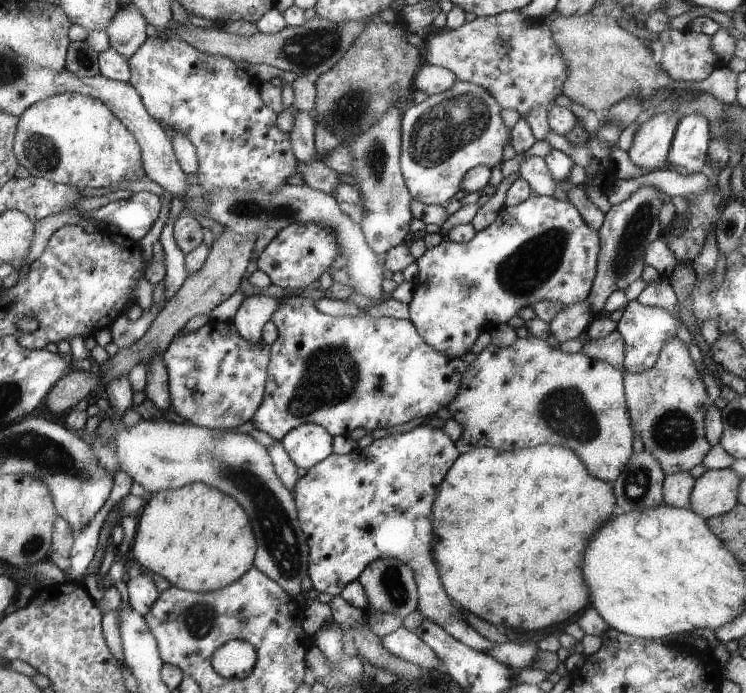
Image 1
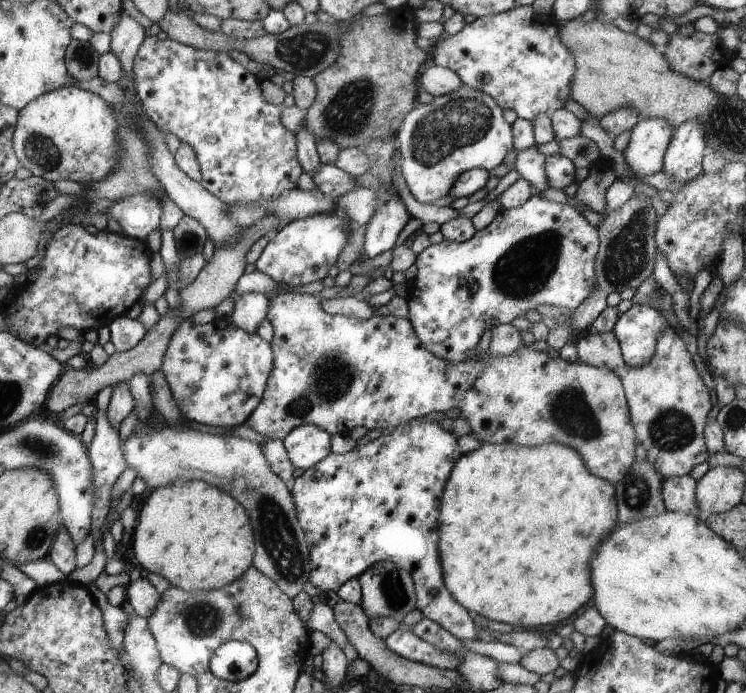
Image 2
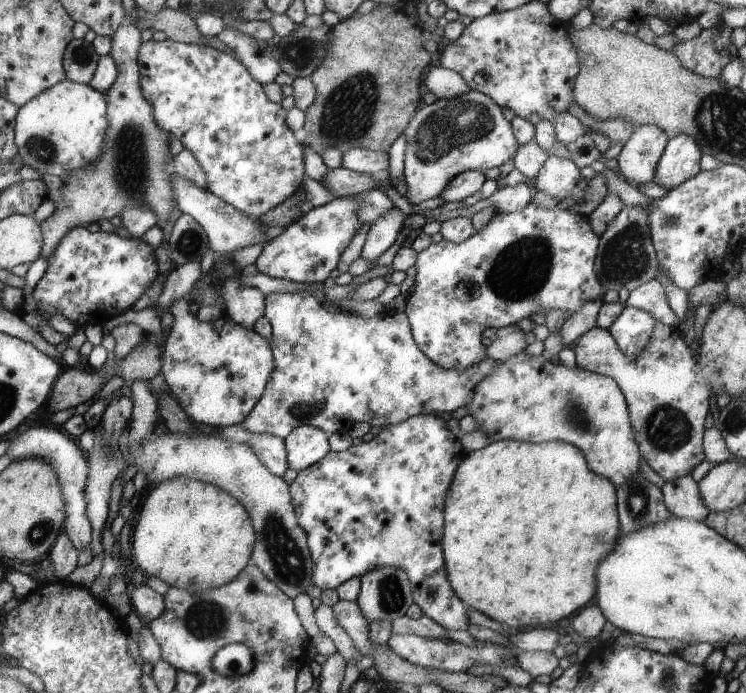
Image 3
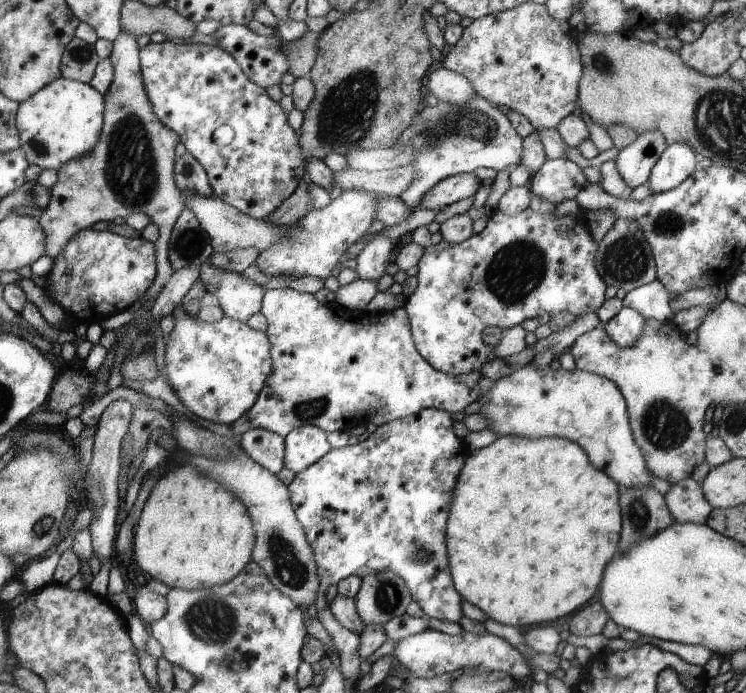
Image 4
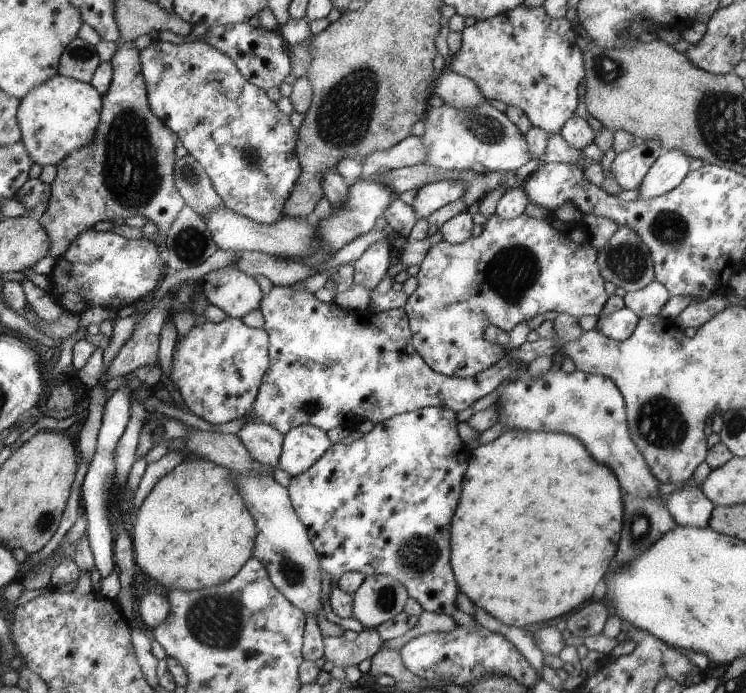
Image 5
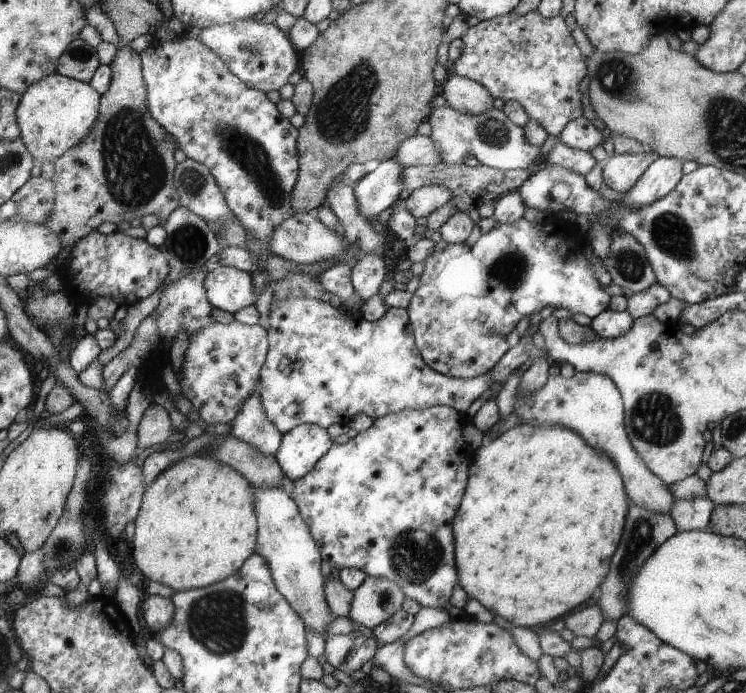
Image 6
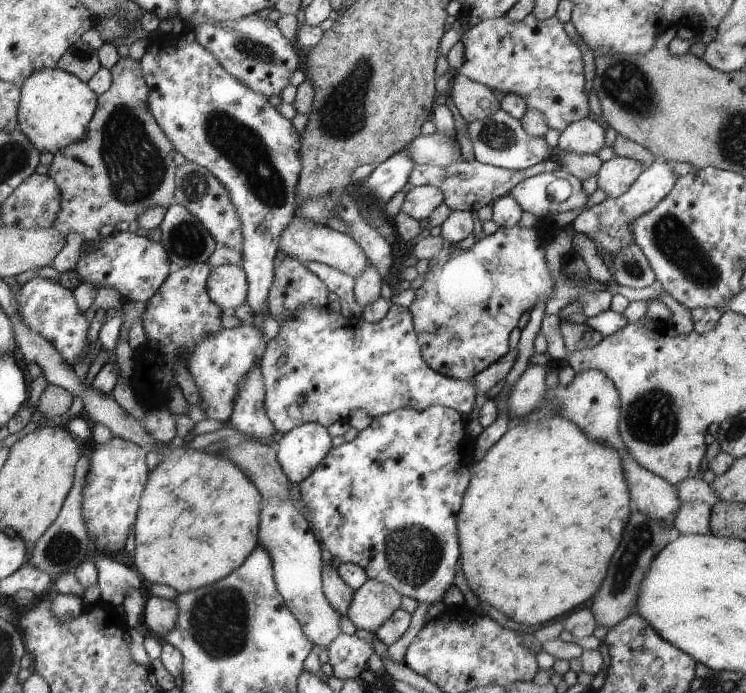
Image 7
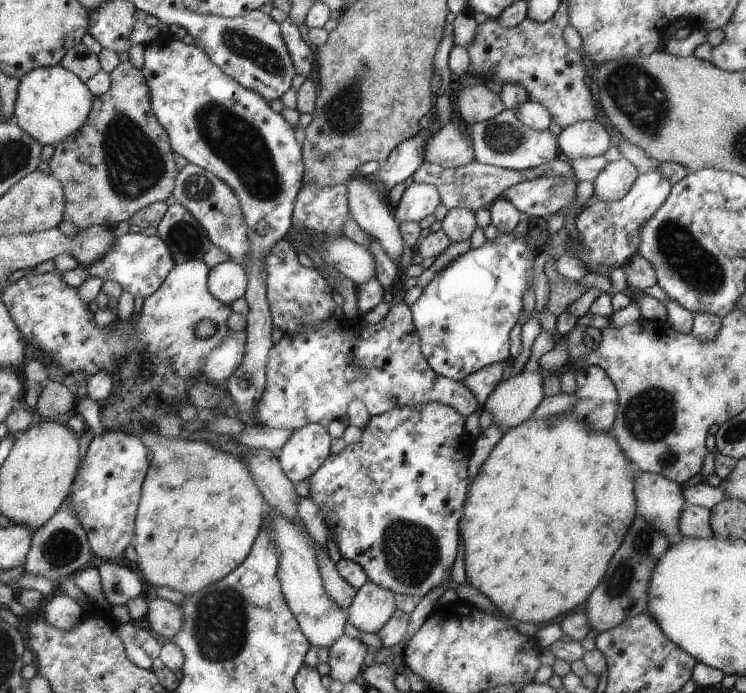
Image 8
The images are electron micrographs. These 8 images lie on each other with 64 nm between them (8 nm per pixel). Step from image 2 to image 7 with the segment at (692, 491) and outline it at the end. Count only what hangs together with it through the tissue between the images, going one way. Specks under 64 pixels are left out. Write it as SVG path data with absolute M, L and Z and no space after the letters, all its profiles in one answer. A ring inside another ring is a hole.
M681 502L673 526L680 534L699 533L708 535L711 533L709 523L712 508L712 505L702 502Z

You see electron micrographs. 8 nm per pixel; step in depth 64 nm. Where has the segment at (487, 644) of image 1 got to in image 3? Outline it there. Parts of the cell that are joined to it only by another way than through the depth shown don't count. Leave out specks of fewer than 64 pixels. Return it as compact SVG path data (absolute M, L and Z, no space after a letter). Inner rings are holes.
M309 291L272 293L266 295L266 308L264 316L272 325L272 336L269 338L270 346L273 347L273 355L276 359L276 368L266 385L265 392L261 396L261 400L254 406L249 416L244 418L238 424L246 431L251 433L260 432L260 434L270 434L270 436L278 436L285 439L289 434L300 425L312 425L316 428L326 430L328 434L333 432L348 433L354 424L366 422L370 426L380 427L381 431L376 434L369 442L363 442L360 445L351 445L345 451L334 452L329 451L324 458L321 458L314 465L310 465L303 471L298 471L297 476L290 484L292 491L293 505L296 507L297 520L301 526L308 532L309 550L312 552L313 561L316 563L314 585L325 589L335 590L342 582L349 581L352 577L361 577L363 574L369 573L370 569L377 568L382 565L390 565L394 568L404 570L410 580L412 586L412 596L414 602L423 610L423 614L434 619L440 626L449 630L466 630L468 631L468 610L464 606L464 602L456 596L456 592L452 590L450 582L448 582L448 574L445 568L444 552L442 550L442 535L444 534L444 502L446 502L446 492L454 480L456 468L458 464L464 460L464 450L458 442L458 438L444 428L444 420L440 420L434 413L442 414L442 412L455 412L458 408L468 406L473 401L474 393L477 386L490 374L494 374L494 370L498 370L499 363L492 360L489 356L485 361L479 362L472 369L467 370L446 370L433 359L429 357L418 346L413 335L412 323L409 321L409 315L405 312L398 313L391 309L386 309L372 318L360 318L354 313L340 312L340 310L330 311L323 303L318 302L314 293Z

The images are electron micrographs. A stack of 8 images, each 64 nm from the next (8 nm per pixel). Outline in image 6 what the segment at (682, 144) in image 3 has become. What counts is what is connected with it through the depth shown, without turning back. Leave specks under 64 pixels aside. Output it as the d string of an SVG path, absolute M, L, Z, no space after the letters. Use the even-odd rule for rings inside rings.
M659 157L620 202L631 208L632 205L647 206L663 198L675 190L684 177L685 161L677 157Z

